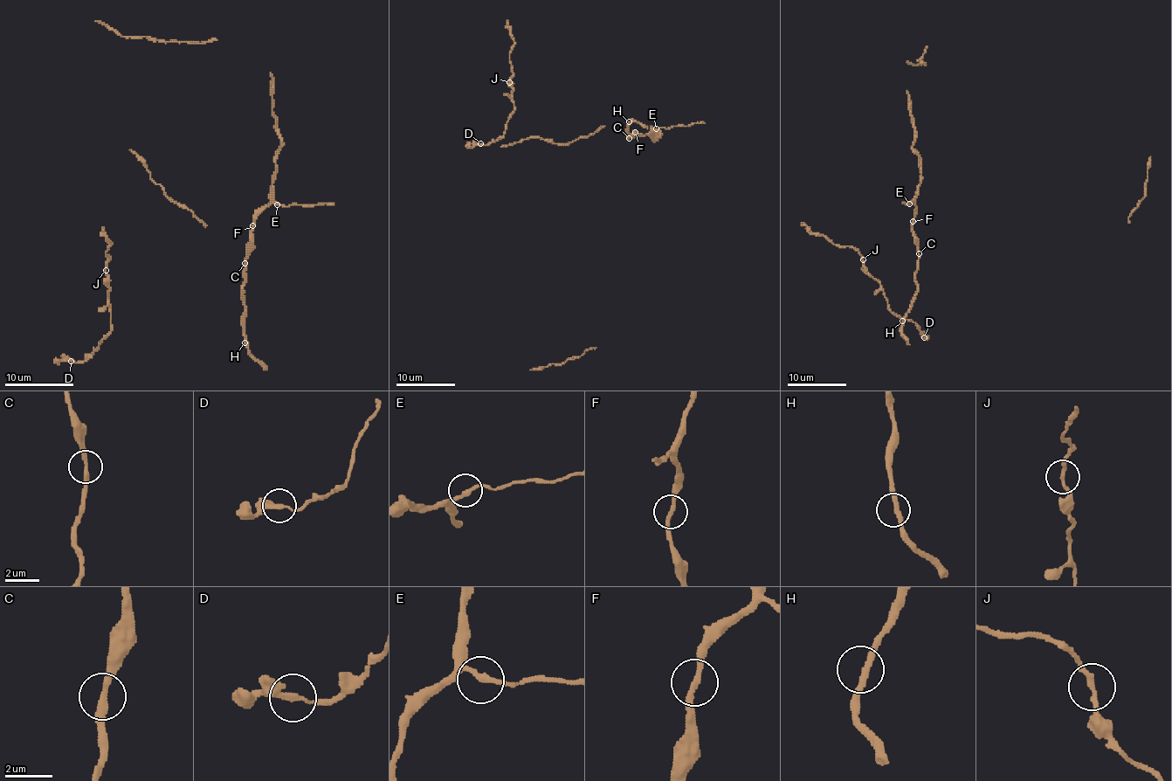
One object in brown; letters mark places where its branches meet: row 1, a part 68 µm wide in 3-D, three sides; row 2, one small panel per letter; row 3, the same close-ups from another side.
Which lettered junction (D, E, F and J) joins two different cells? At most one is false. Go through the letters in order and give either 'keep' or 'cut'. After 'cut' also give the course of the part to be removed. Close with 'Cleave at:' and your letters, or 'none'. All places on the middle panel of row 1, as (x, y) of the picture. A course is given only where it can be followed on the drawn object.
D: keep
E: keep
F: keep
J: keep
Cleave at: none

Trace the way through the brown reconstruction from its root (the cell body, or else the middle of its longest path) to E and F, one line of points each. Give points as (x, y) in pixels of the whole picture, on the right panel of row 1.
E: (913, 232), (915, 204), (909, 203)
F: (913, 232), (913, 221)

